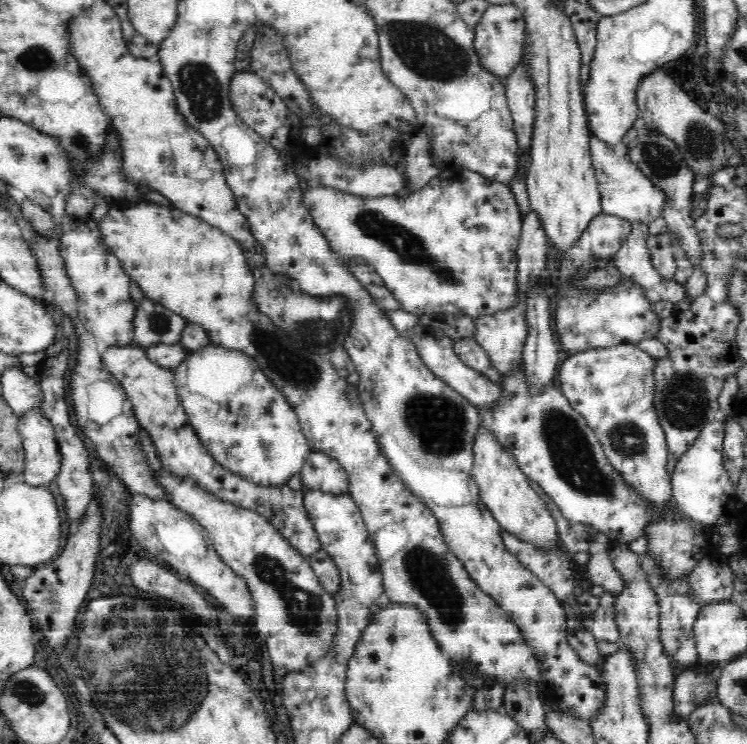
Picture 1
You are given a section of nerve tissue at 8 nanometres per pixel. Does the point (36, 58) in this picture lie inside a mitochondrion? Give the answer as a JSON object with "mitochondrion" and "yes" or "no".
{"mitochondrion":"yes"}

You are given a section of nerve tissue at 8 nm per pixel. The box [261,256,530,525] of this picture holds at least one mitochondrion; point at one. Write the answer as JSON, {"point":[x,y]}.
{"point":[439,426]}

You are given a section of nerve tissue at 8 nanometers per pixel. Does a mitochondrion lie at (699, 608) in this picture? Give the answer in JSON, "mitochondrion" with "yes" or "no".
{"mitochondrion":"no"}

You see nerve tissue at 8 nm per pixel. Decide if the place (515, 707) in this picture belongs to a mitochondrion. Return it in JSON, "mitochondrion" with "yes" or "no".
{"mitochondrion":"no"}

